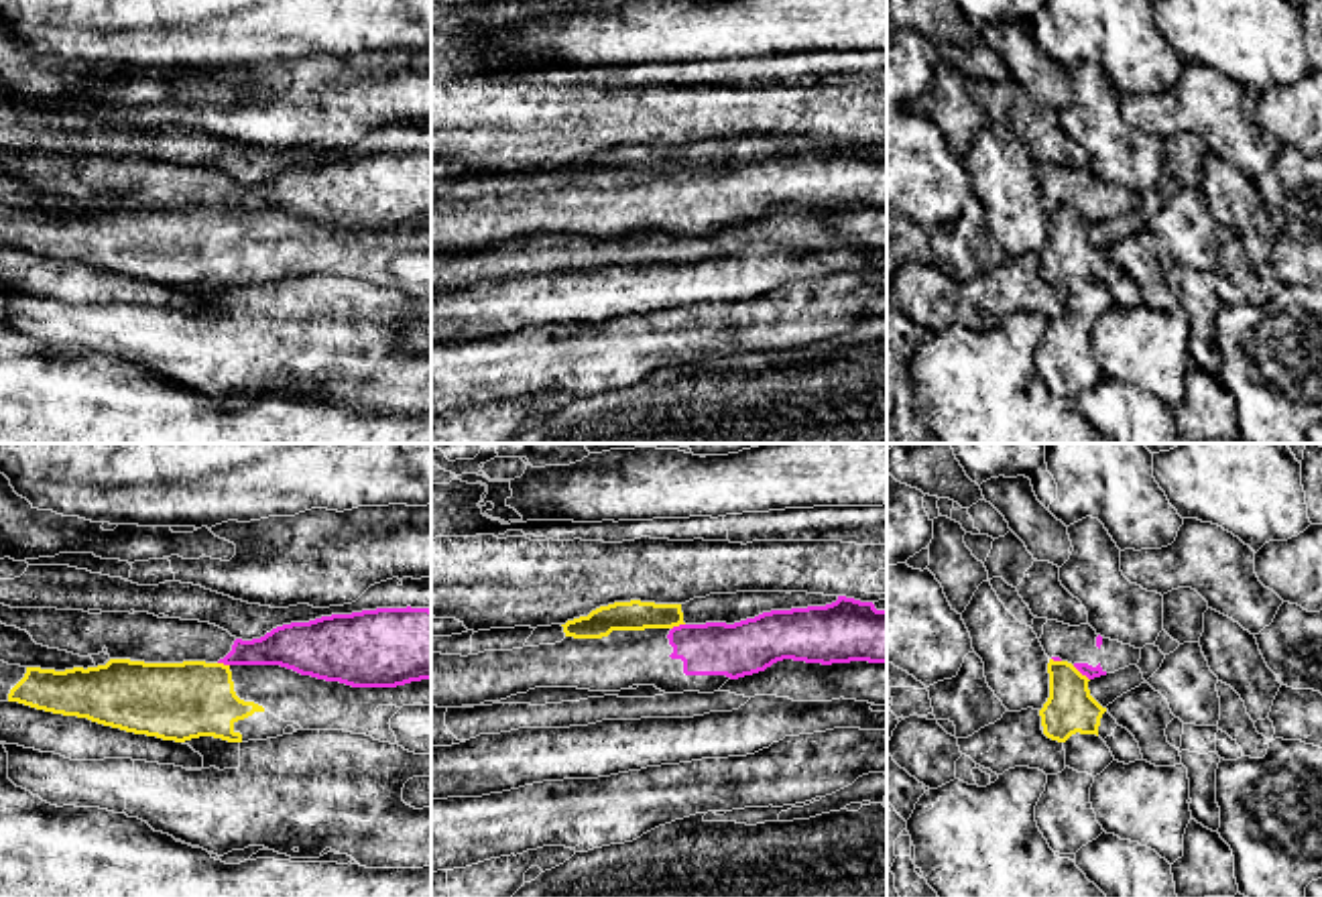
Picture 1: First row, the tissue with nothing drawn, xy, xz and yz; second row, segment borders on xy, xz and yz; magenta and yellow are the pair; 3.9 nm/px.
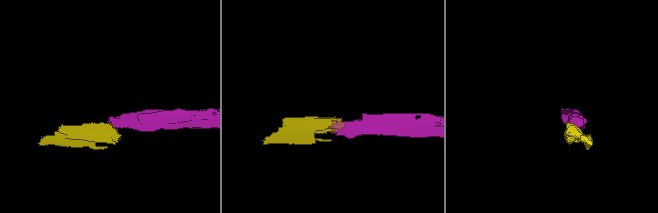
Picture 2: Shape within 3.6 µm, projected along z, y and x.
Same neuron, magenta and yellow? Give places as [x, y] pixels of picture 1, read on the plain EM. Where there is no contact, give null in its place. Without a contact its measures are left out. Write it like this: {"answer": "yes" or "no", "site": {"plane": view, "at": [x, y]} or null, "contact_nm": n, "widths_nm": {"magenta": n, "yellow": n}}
{"answer": "no", "site": {"plane": "yz", "at": [1080, 216]}, "contact_nm": 90, "widths_nm": {"magenta": 50, "yellow": 200}}

